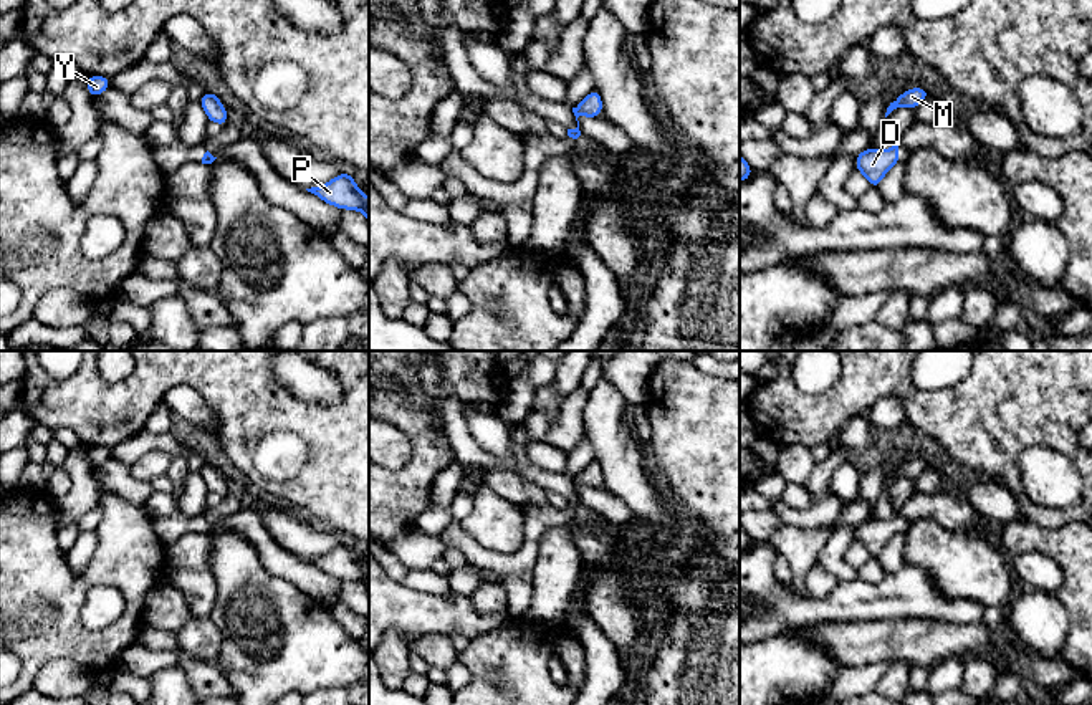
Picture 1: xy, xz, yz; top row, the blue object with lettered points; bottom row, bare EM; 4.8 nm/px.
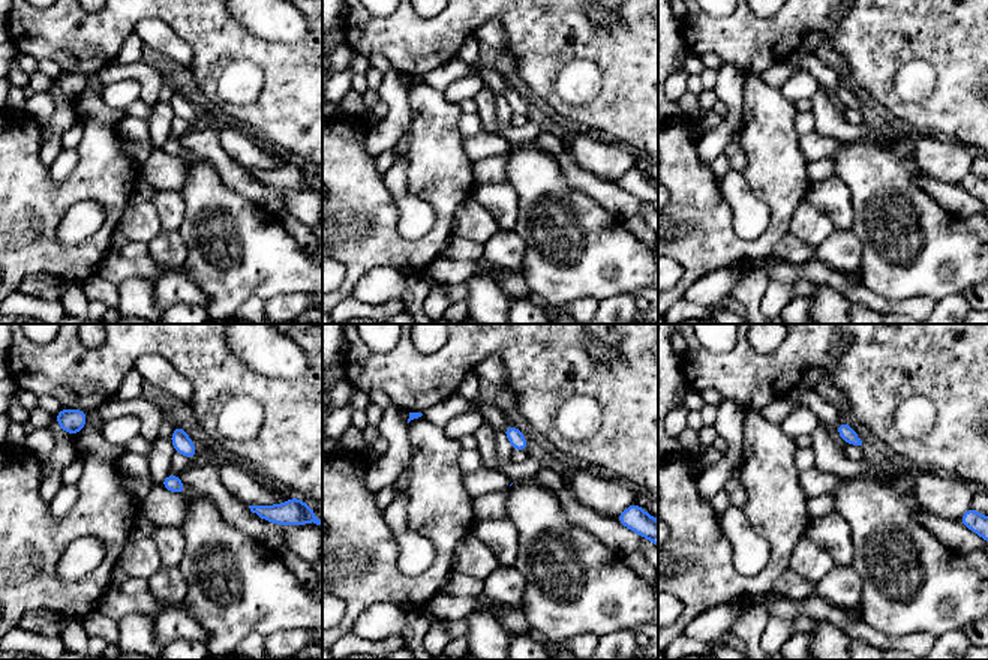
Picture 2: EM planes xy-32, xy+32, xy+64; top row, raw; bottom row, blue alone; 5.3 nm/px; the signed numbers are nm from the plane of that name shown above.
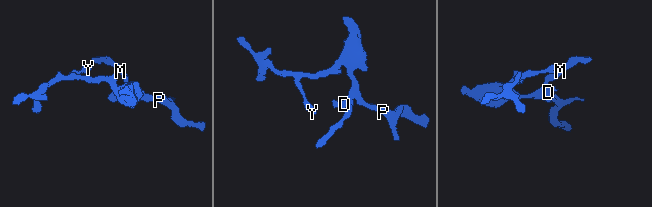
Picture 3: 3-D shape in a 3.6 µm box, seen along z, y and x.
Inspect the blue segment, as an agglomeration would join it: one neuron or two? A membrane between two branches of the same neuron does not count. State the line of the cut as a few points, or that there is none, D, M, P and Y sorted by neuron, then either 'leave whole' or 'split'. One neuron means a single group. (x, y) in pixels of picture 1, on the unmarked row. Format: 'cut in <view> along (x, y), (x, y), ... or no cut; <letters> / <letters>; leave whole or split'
no cut; D M P Y; leave whole

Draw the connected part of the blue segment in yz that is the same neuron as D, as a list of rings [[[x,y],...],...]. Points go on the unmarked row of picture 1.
[[[898,515],[884,521],[867,518],[864,523],[855,526],[855,541],[867,548],[872,559],[880,556],[887,541],[895,535],[900,535]]]

